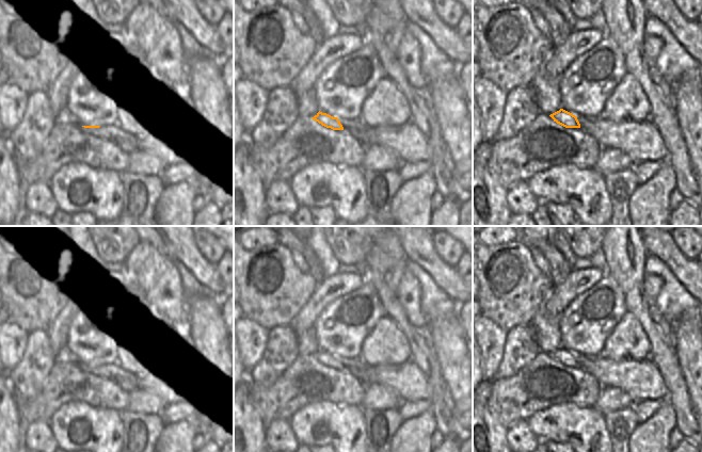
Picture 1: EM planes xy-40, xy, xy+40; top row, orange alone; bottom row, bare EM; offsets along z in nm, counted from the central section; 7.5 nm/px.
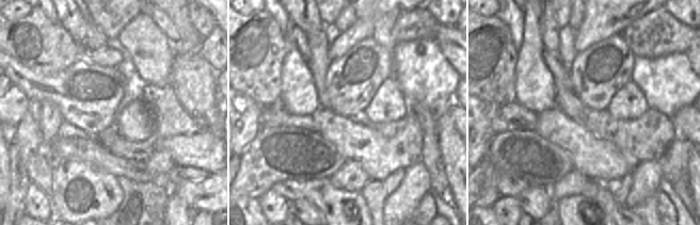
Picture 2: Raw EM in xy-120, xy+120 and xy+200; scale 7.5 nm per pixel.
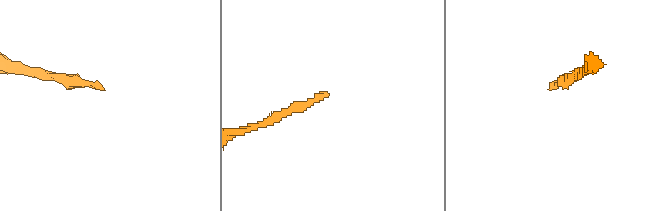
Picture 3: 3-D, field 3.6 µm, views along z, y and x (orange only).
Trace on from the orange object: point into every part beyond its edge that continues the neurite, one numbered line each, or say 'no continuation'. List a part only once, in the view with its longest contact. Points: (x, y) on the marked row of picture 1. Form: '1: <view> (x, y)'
1: xy-40 (129, 141).

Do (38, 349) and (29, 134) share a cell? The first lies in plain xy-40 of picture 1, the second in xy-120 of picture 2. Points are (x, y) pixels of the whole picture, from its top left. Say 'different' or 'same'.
same

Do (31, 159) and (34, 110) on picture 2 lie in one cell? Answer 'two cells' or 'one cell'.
one cell

